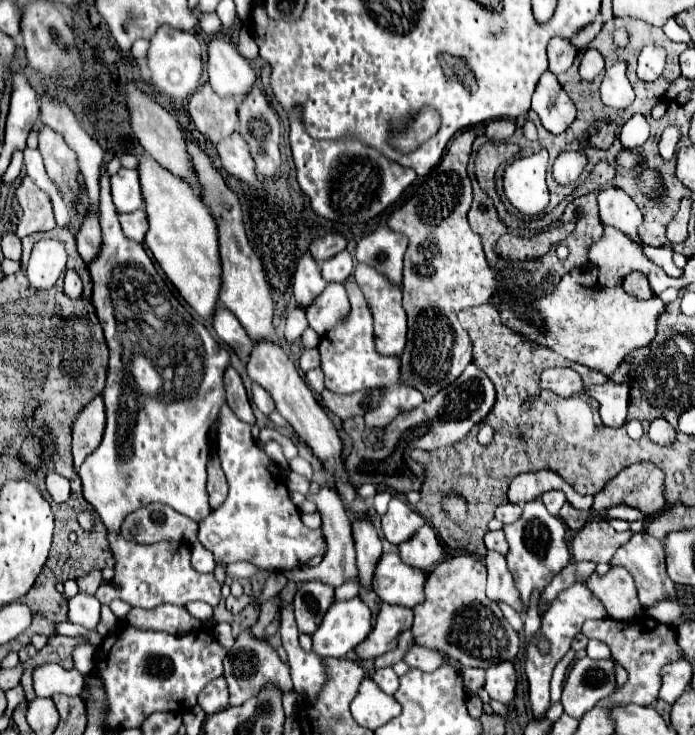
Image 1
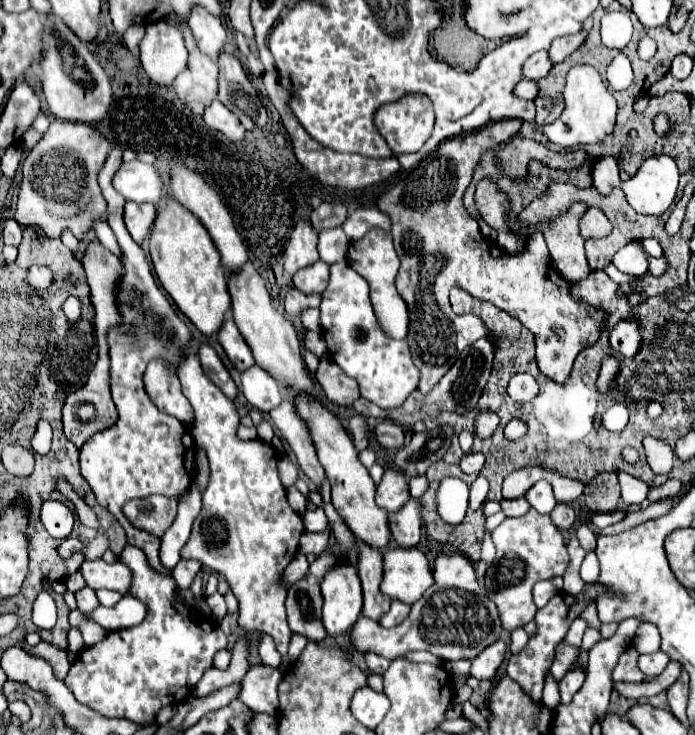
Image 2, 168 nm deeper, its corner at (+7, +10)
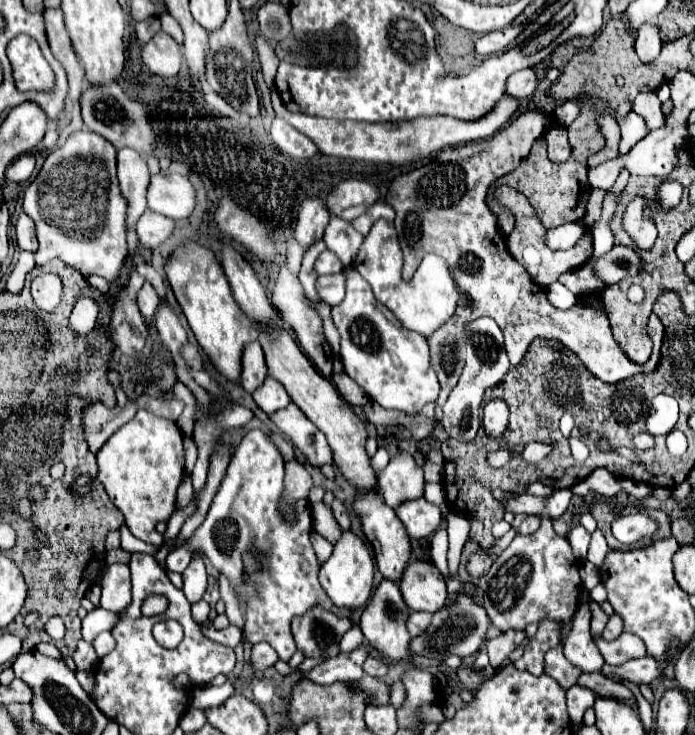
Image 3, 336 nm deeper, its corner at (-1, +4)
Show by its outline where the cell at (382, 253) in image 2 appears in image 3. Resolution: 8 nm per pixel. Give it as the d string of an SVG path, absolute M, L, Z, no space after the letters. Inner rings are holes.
M377 220L359 248L359 254L355 258L355 270L369 282L375 298L381 304L385 304L405 328L431 336L439 326L443 326L453 316L461 300L461 290L457 290L457 282L451 276L447 262L437 254L427 254L409 282L401 278L401 268L403 268L403 254L399 248L397 230L393 222Z

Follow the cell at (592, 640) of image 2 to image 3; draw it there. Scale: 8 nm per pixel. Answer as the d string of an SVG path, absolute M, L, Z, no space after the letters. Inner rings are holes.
M613 614L613 616L609 618L605 630L603 630L603 638L613 640L613 638L617 638L621 632L623 632L623 620L621 620L619 614Z

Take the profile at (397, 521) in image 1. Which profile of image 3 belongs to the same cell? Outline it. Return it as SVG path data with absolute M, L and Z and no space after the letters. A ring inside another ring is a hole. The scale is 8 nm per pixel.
M393 452L389 464L379 474L379 492L385 498L385 504L397 508L409 498L419 498L423 494L425 480L421 466L413 460L409 452Z

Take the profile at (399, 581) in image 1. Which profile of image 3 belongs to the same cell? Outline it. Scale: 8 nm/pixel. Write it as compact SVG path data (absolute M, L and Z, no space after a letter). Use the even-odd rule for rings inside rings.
M415 560L407 566L401 592L407 606L415 612L439 612L447 604L447 584L443 574L429 562Z

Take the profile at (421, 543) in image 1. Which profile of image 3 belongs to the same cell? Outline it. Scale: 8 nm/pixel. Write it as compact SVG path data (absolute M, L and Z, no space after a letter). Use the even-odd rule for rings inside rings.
M423 496L417 500L407 500L399 504L395 512L399 520L405 524L409 536L415 540L423 540L431 536L439 528L443 518L439 506L427 502Z

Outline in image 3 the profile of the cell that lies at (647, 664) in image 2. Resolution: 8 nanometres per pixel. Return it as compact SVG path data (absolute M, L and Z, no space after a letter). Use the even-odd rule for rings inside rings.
M643 656L643 658L629 660L621 666L603 664L601 674L605 674L607 678L611 678L615 682L631 682L631 684L639 686L639 684L655 682L659 678L659 674L663 674L663 670L661 670L661 666L657 666L655 658Z

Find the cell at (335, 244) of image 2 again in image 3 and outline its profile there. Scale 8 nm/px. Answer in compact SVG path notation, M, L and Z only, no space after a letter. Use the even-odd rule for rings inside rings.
M331 216L329 224L325 228L323 240L325 240L327 248L333 250L345 266L349 266L353 262L353 258L357 256L357 250L363 242L363 234L357 234L357 230L353 228L351 222L347 222L339 216Z

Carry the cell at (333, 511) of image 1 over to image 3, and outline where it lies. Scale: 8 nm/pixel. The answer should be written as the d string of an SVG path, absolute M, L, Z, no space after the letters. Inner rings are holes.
M291 402L289 406L277 410L271 414L271 420L283 434L293 440L293 444L309 458L313 466L333 464L333 452L329 450L325 436L321 430L317 430L317 426L313 426L313 422L309 422L309 418L305 418L305 414L301 414L297 404Z

